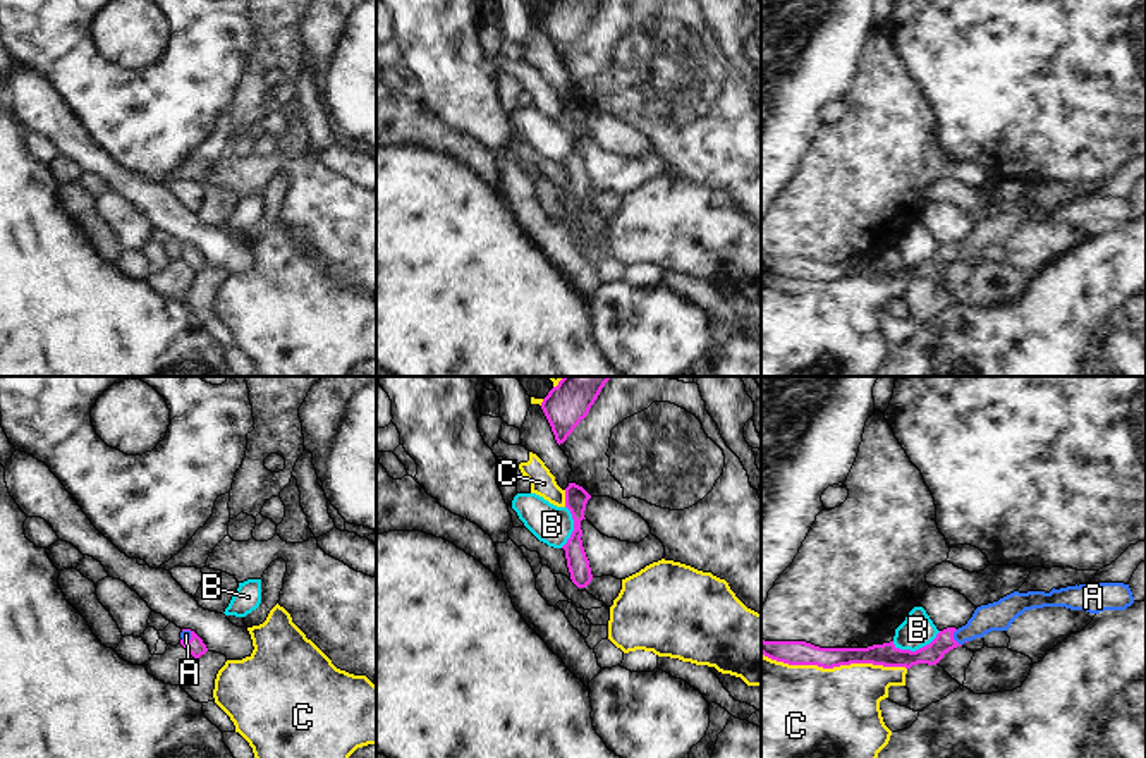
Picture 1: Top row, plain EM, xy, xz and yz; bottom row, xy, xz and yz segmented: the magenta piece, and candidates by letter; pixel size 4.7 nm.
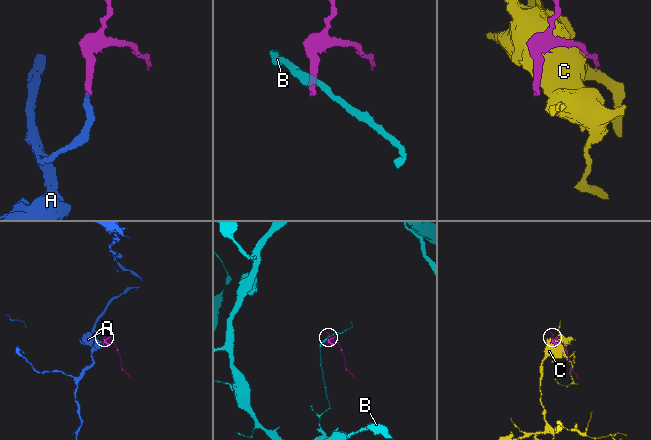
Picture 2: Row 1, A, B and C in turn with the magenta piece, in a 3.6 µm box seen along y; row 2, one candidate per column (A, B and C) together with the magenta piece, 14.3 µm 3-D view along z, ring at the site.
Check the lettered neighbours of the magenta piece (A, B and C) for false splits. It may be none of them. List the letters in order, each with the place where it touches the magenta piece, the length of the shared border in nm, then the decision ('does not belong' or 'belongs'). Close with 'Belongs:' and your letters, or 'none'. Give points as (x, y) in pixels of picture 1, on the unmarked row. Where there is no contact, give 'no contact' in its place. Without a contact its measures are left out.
A: yz (952, 253) | 80 nm | belongs
B: yz (916, 265) | 240 nm | does not belong
C: yz (834, 281) | 700 nm | does not belong
Belongs: A

